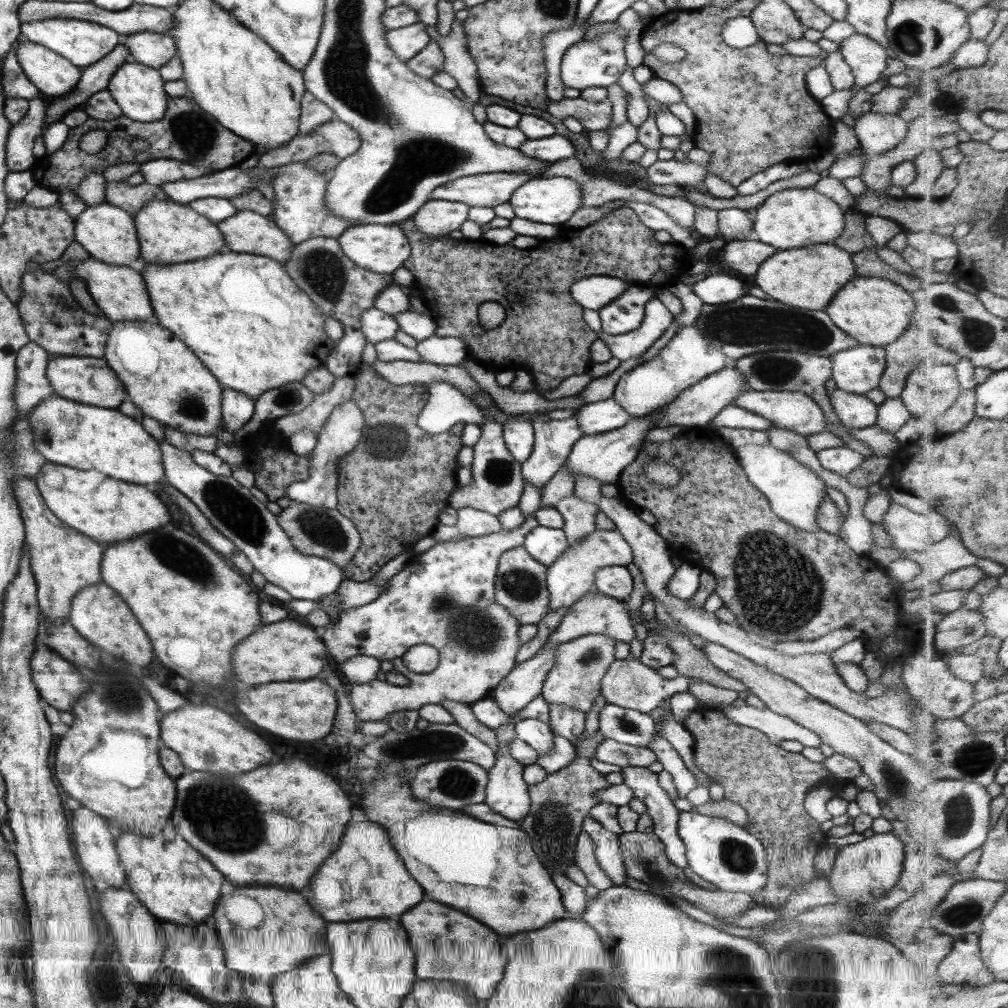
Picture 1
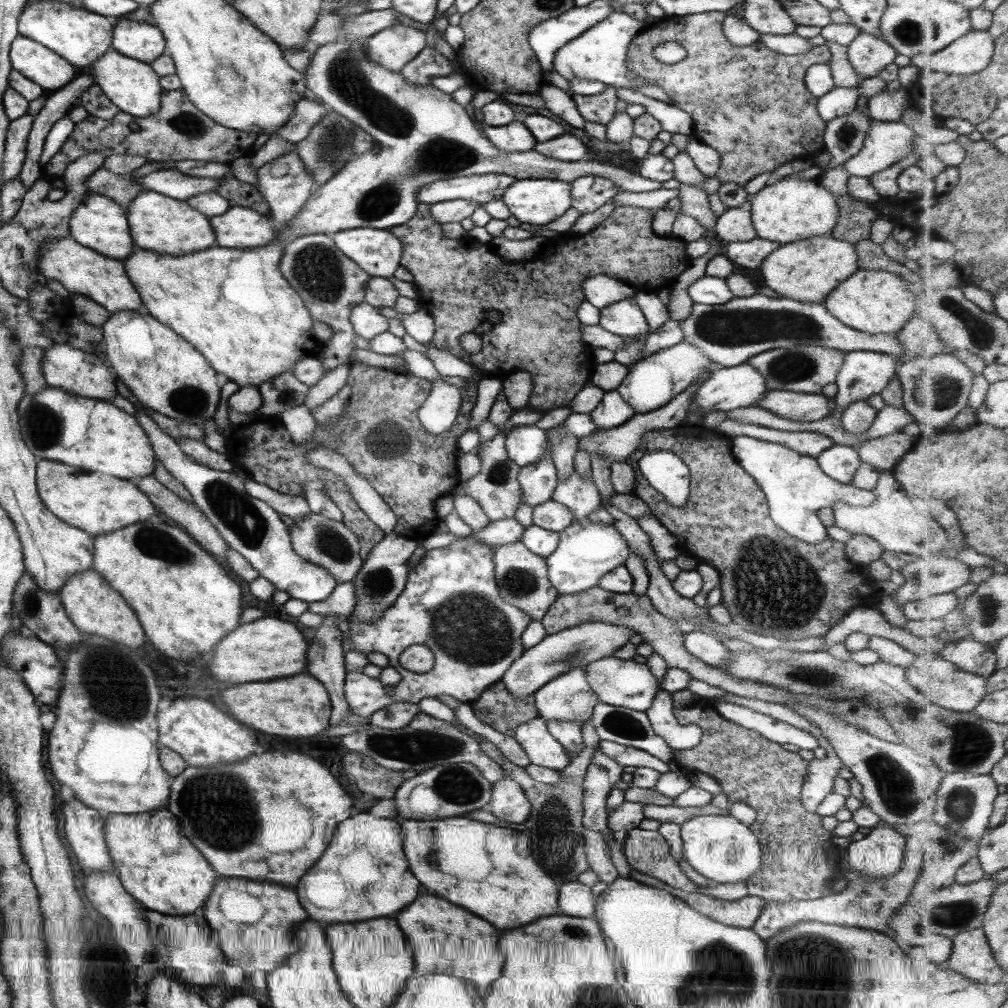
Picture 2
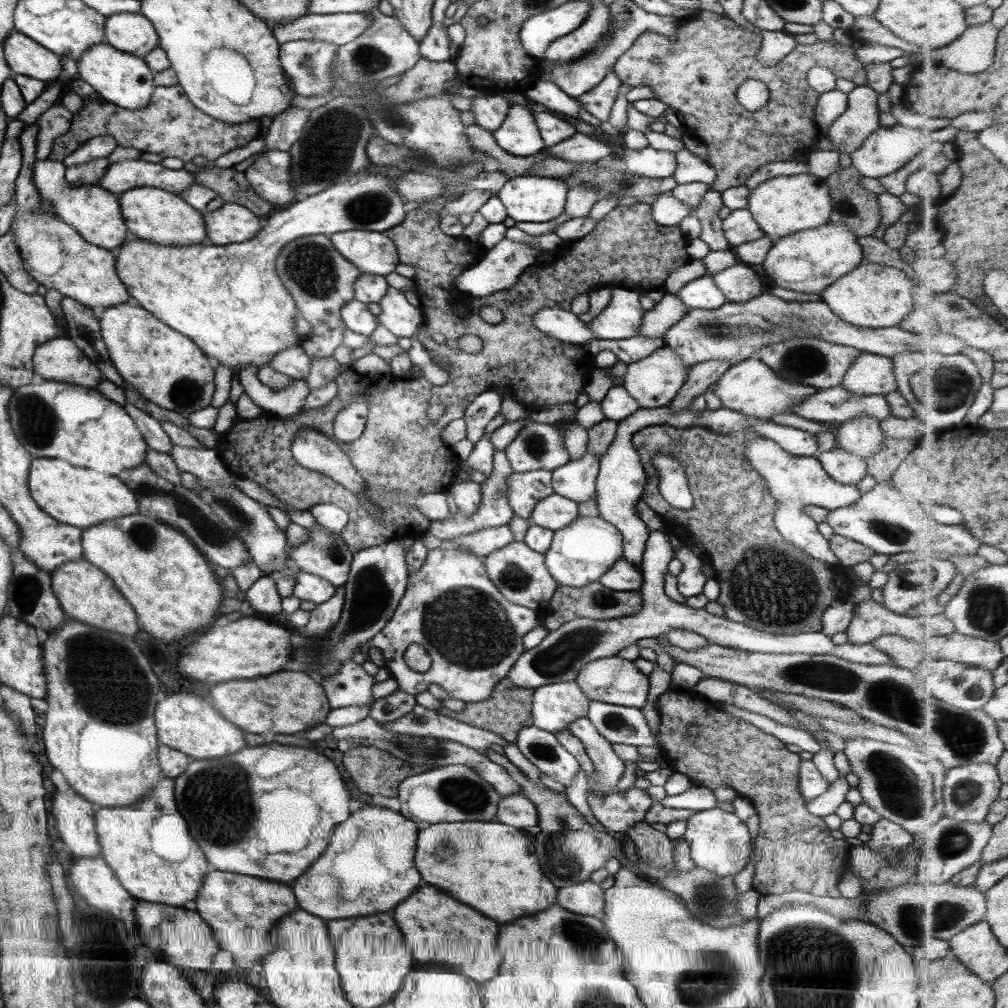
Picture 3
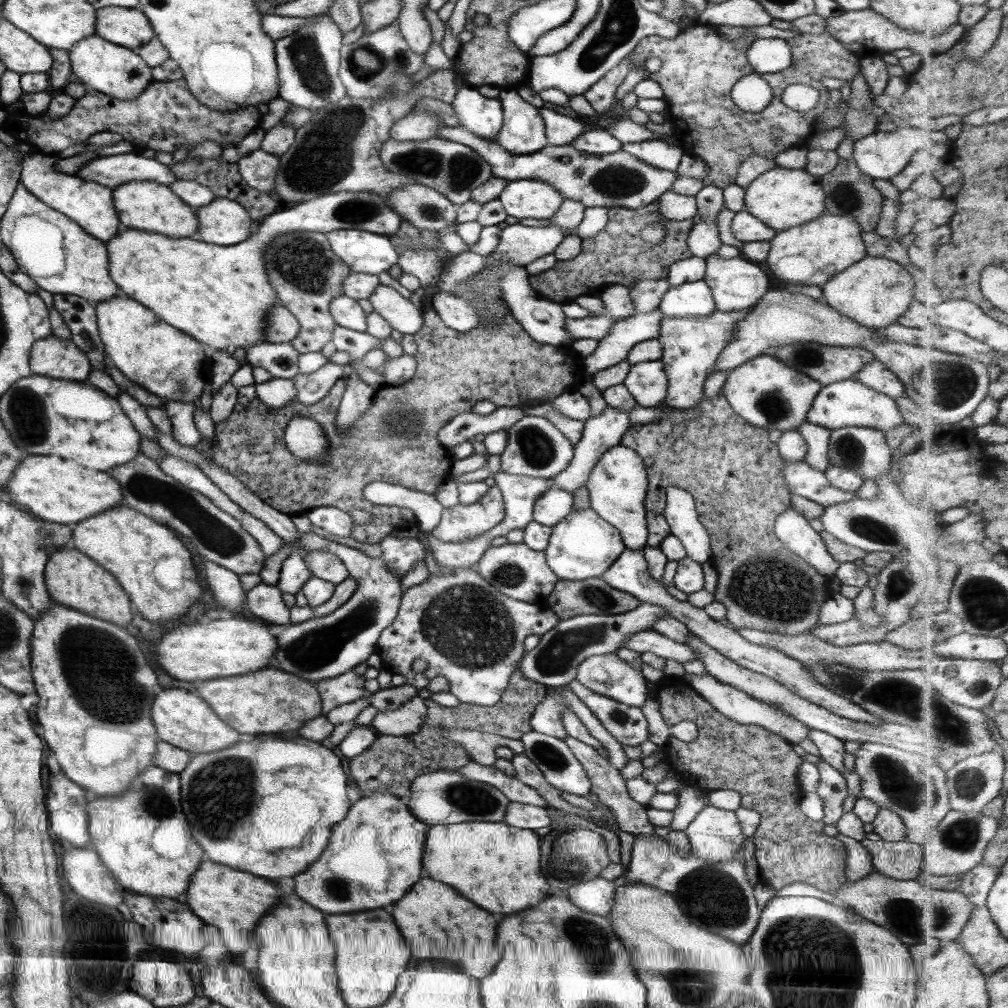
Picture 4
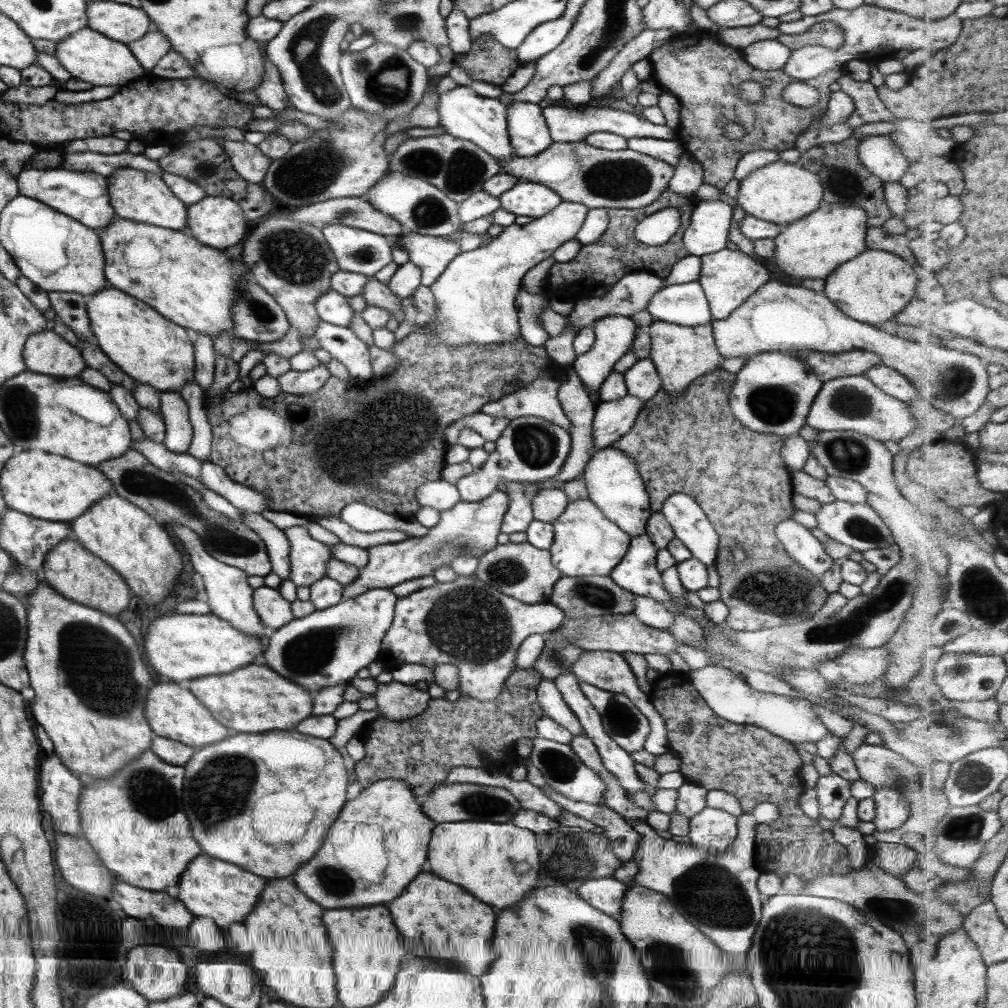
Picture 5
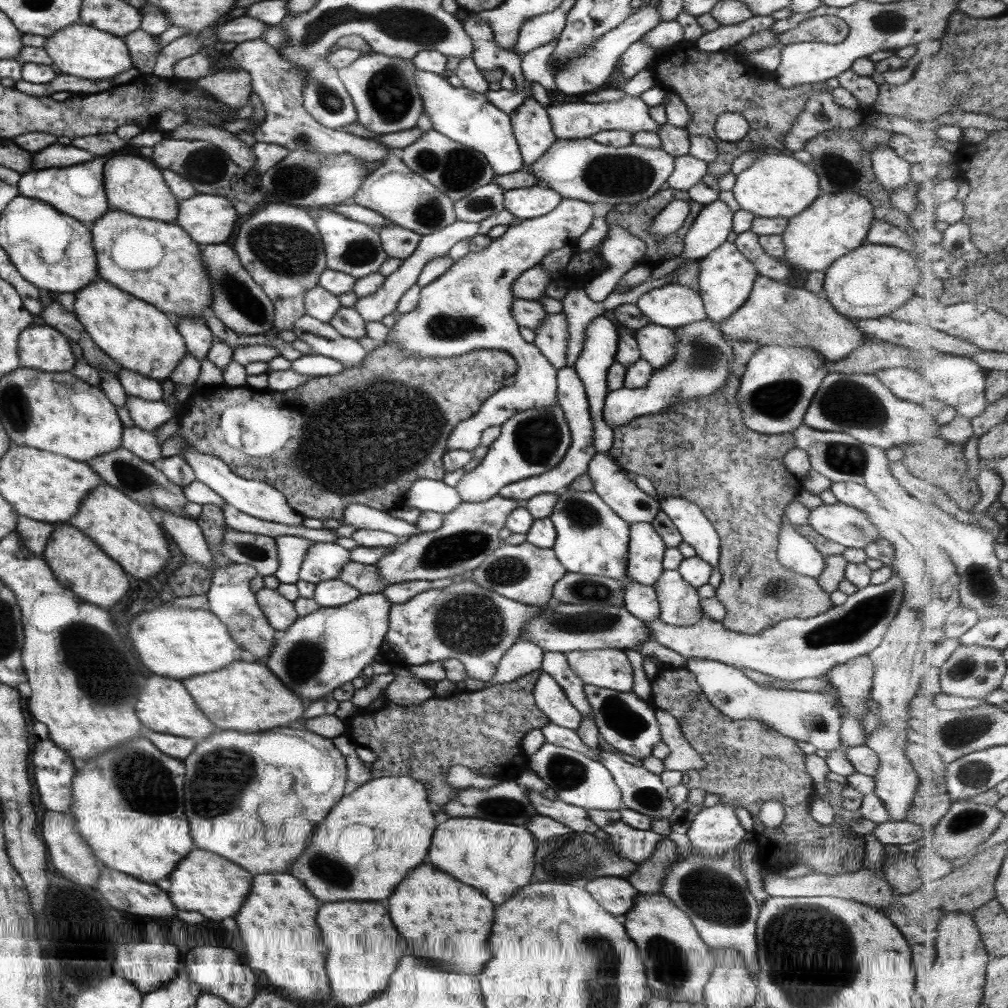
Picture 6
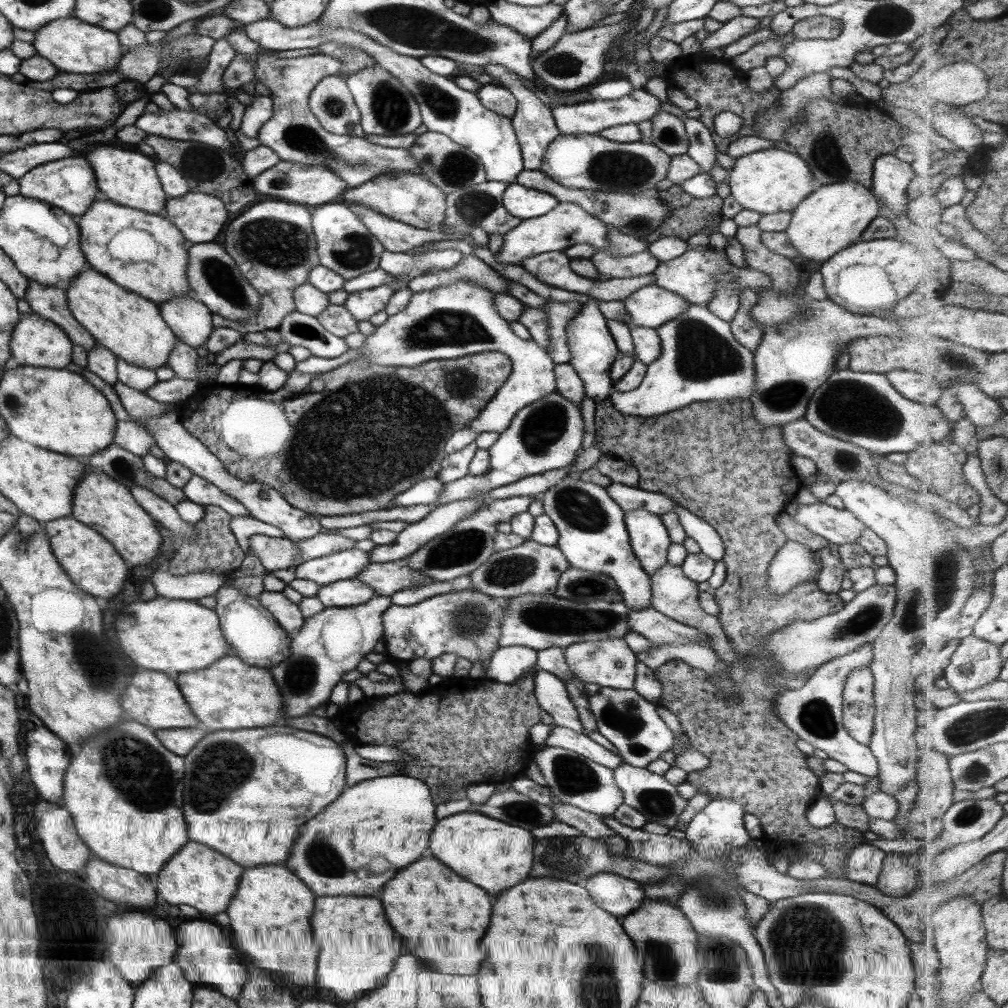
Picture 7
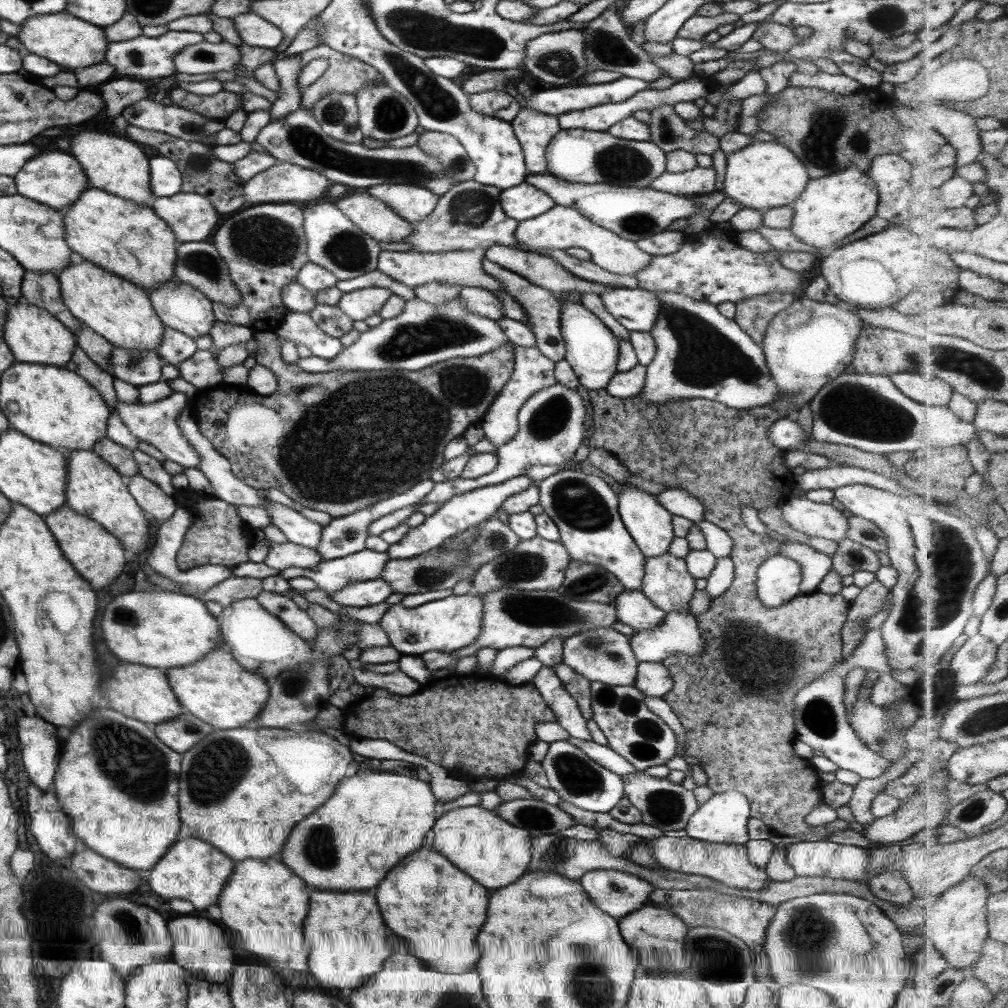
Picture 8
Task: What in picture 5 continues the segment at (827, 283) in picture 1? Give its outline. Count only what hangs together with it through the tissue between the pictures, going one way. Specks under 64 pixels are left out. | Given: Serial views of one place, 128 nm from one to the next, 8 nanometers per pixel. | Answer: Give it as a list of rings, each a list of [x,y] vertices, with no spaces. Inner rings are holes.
[[[821,200],[820,206],[804,218],[791,222],[773,238],[773,257],[779,270],[792,278],[807,278],[824,280],[832,274],[839,265],[855,258],[865,251],[866,213],[857,206],[842,206],[841,204],[826,204]]]

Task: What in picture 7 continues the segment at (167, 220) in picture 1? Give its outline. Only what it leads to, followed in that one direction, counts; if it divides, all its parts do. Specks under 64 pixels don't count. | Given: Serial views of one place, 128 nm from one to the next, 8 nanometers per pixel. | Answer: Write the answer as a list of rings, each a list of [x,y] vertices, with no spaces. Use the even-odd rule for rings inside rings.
[[[102,144],[89,146],[84,154],[85,160],[89,162],[89,167],[93,172],[94,180],[97,182],[101,198],[119,206],[141,210],[146,214],[163,214],[167,198],[161,190],[154,163],[149,160],[147,155],[140,151],[123,150],[123,148]]]

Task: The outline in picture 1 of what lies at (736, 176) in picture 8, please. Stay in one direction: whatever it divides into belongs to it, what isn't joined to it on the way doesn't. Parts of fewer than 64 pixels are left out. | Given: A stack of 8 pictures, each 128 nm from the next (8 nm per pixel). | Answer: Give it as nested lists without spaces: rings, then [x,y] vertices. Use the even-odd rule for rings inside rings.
[[[813,188],[777,191],[751,212],[752,237],[776,249],[787,250],[832,242],[843,234],[844,214],[839,206]]]

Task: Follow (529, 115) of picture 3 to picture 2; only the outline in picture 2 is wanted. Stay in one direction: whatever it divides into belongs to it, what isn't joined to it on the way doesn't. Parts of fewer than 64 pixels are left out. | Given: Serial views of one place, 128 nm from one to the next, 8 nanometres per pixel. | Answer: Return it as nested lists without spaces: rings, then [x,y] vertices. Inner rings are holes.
[[[516,117],[509,124],[503,126],[481,126],[482,134],[488,142],[499,151],[505,153],[521,153],[535,147],[535,138]]]

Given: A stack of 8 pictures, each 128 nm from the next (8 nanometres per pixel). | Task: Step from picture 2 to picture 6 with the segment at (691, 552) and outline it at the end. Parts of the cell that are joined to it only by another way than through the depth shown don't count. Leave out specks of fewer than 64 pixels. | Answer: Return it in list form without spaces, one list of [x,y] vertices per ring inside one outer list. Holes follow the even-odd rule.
[[[729,374],[727,380],[725,380],[725,384],[719,390],[715,390],[715,392],[711,392],[707,396],[689,398],[685,402],[673,402],[671,406],[665,406],[665,410],[662,410],[661,413],[647,414],[646,416],[633,418],[629,423],[613,427],[612,445],[607,451],[607,454],[613,458],[617,466],[621,466],[623,471],[628,472],[631,477],[639,475],[648,478],[659,500],[669,497],[683,498],[683,500],[693,502],[706,515],[720,540],[720,556],[718,557],[718,566],[716,567],[720,574],[720,583],[715,589],[715,597],[725,608],[725,615],[721,620],[721,624],[725,630],[737,632],[738,634],[755,635],[774,626],[781,620],[810,618],[822,614],[832,606],[828,593],[820,589],[816,579],[794,573],[779,564],[777,557],[779,526],[784,520],[785,507],[789,502],[794,500],[796,494],[801,490],[802,485],[799,478],[796,478],[784,467],[782,461],[785,452],[791,450],[795,446],[795,442],[792,433],[766,435],[755,433],[753,430],[746,428],[743,425],[741,411],[739,411],[739,405],[737,405],[737,399],[735,398],[735,392],[737,392],[738,386],[739,378],[734,374]]]

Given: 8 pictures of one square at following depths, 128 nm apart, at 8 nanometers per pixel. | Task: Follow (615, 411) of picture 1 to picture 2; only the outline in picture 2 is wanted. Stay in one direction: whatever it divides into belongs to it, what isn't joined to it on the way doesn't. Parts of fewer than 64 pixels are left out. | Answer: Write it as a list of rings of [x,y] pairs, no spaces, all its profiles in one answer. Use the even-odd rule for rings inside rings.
[[[604,391],[601,400],[597,403],[591,413],[588,414],[595,428],[603,427],[612,429],[625,424],[631,416],[633,409],[623,401],[621,395],[615,391]]]

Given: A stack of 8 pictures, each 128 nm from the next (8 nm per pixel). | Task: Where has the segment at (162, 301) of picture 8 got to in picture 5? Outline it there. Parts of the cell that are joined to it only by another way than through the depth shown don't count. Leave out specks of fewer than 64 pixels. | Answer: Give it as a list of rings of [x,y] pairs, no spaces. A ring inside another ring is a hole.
[[[194,333],[191,334],[193,339],[193,354],[195,371],[193,371],[193,381],[201,390],[209,388],[213,382],[215,351],[213,350],[212,338],[209,335]]]

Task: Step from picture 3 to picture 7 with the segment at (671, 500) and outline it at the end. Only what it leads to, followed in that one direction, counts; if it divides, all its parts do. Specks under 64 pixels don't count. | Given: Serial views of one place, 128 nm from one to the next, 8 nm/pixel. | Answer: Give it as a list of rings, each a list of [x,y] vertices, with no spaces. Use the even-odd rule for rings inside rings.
[[[683,508],[677,511],[677,519],[683,527],[685,536],[695,539],[701,553],[715,562],[722,560],[723,541],[705,520]]]

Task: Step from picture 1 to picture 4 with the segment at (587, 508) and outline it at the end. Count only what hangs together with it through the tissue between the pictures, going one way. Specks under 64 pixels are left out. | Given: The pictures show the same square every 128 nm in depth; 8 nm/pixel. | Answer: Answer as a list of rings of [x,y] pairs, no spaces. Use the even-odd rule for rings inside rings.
[[[606,405],[603,412],[600,413],[600,416],[587,418],[584,421],[581,439],[574,446],[572,459],[559,474],[552,477],[555,486],[571,494],[573,494],[573,491],[577,491],[577,488],[585,486],[585,481],[587,481],[593,465],[597,463],[607,448],[618,444],[621,435],[630,426],[628,412],[625,412],[623,409],[614,409],[613,407],[609,407],[609,405]]]

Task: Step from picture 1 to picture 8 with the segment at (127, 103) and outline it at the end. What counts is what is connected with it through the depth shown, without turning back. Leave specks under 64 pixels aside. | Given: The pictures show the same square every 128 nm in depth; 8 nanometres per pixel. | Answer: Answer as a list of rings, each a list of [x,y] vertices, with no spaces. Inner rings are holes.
[[[66,11],[29,17],[29,20],[19,25],[19,33],[15,37],[21,43],[23,52],[50,60],[60,70],[71,72],[95,63],[104,64],[105,49],[109,43],[101,27],[75,18]]]

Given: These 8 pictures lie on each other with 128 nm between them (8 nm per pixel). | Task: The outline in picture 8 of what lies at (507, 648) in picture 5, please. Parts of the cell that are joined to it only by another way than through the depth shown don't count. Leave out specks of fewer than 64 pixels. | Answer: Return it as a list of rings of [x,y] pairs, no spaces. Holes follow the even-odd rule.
[[[471,592],[425,602],[421,606],[404,607],[399,603],[389,605],[380,619],[380,630],[388,637],[391,648],[400,655],[423,655],[425,652],[447,652],[469,647],[479,635],[483,602]]]

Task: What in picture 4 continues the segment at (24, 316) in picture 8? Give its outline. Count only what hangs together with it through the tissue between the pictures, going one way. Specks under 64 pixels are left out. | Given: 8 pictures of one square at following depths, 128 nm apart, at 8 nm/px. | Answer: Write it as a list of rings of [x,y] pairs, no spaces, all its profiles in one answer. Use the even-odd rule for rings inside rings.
[[[49,335],[33,342],[31,372],[33,375],[87,382],[91,372],[88,358],[69,339]]]

